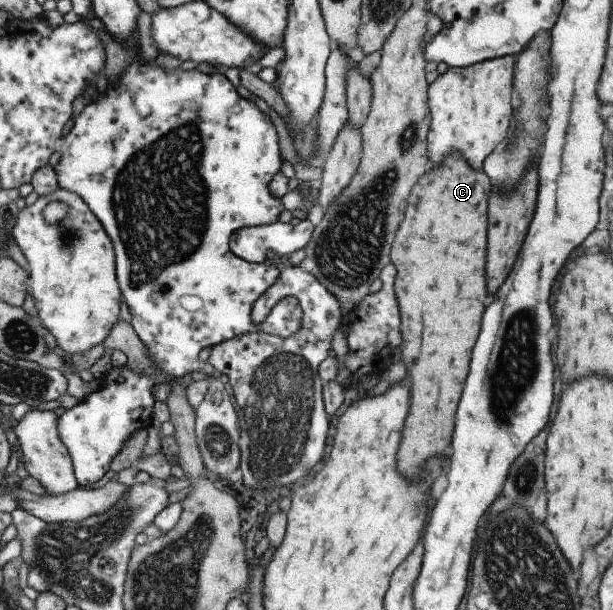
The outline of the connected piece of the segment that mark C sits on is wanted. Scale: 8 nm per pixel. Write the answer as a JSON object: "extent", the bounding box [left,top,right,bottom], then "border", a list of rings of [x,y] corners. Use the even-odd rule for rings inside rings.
{"extent":[389,152,490,477],"border":[[[450,152],[445,160],[442,160],[433,168],[428,167],[410,188],[410,197],[407,197],[406,213],[404,219],[400,223],[400,227],[396,230],[394,237],[394,245],[389,253],[389,261],[396,267],[396,279],[394,279],[394,293],[398,299],[398,307],[400,307],[400,333],[402,339],[402,359],[406,363],[406,369],[412,377],[412,399],[410,399],[410,413],[406,415],[404,421],[404,429],[402,429],[402,441],[400,441],[400,449],[398,449],[398,471],[406,473],[406,477],[416,477],[418,469],[422,467],[422,461],[426,461],[432,455],[440,455],[444,451],[444,447],[448,445],[450,439],[450,431],[452,431],[452,423],[454,423],[454,409],[462,391],[462,383],[466,377],[466,369],[468,369],[468,359],[470,359],[470,349],[476,341],[478,335],[478,325],[480,325],[480,315],[484,311],[484,301],[486,301],[486,281],[484,281],[484,253],[486,253],[486,197],[490,191],[490,183],[484,171],[476,171],[470,169],[470,165],[466,165],[466,161],[460,157],[458,152]]]}

